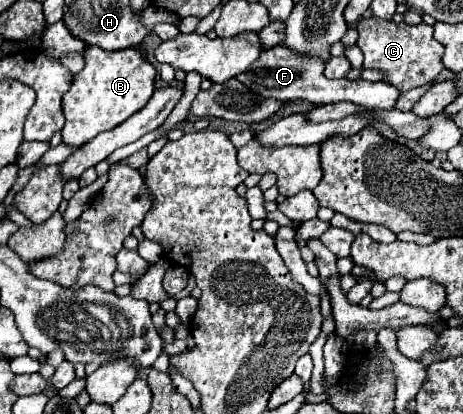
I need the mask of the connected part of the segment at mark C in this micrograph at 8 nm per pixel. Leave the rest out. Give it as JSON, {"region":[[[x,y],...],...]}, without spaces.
{"region":[[[372,16],[372,18],[362,18],[356,30],[358,30],[356,46],[360,46],[360,50],[364,52],[364,68],[382,70],[384,72],[382,80],[386,82],[390,80],[390,84],[398,86],[402,92],[432,82],[444,68],[442,64],[444,46],[438,40],[434,40],[432,26],[424,22],[418,26],[408,26]]]}

